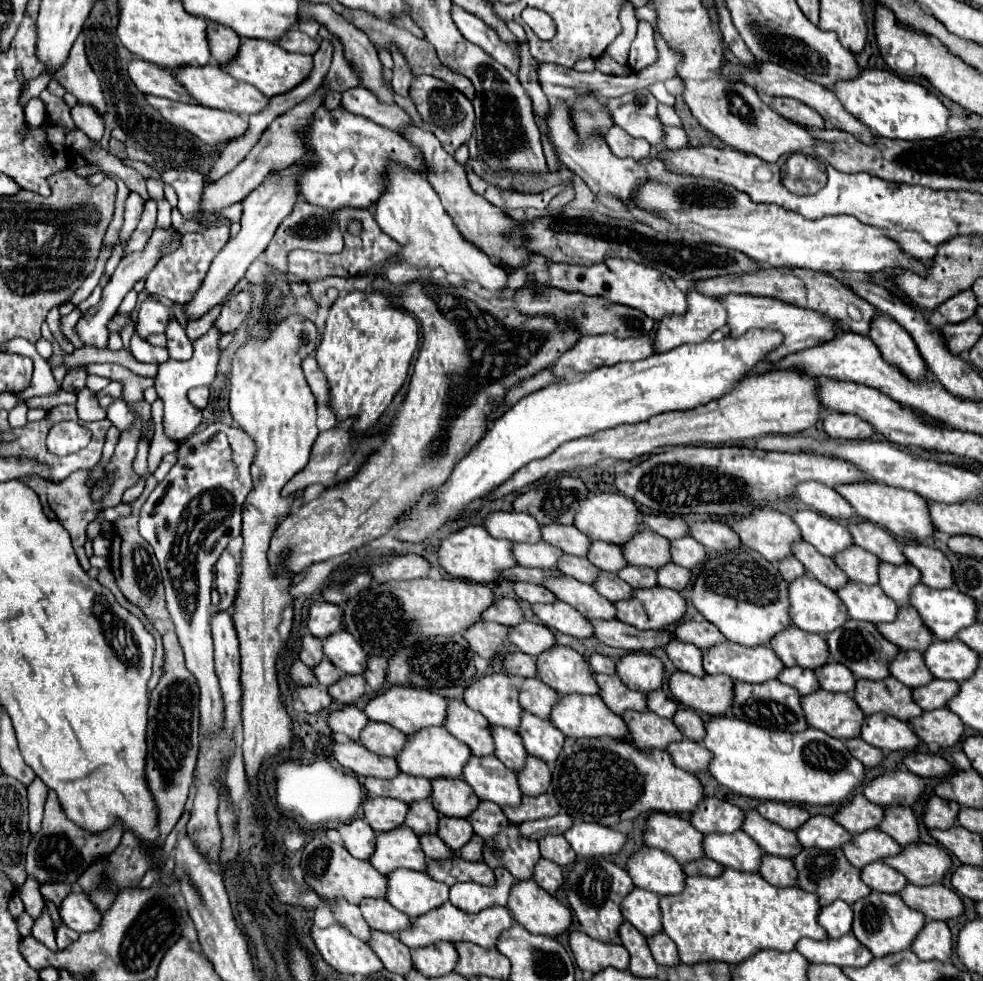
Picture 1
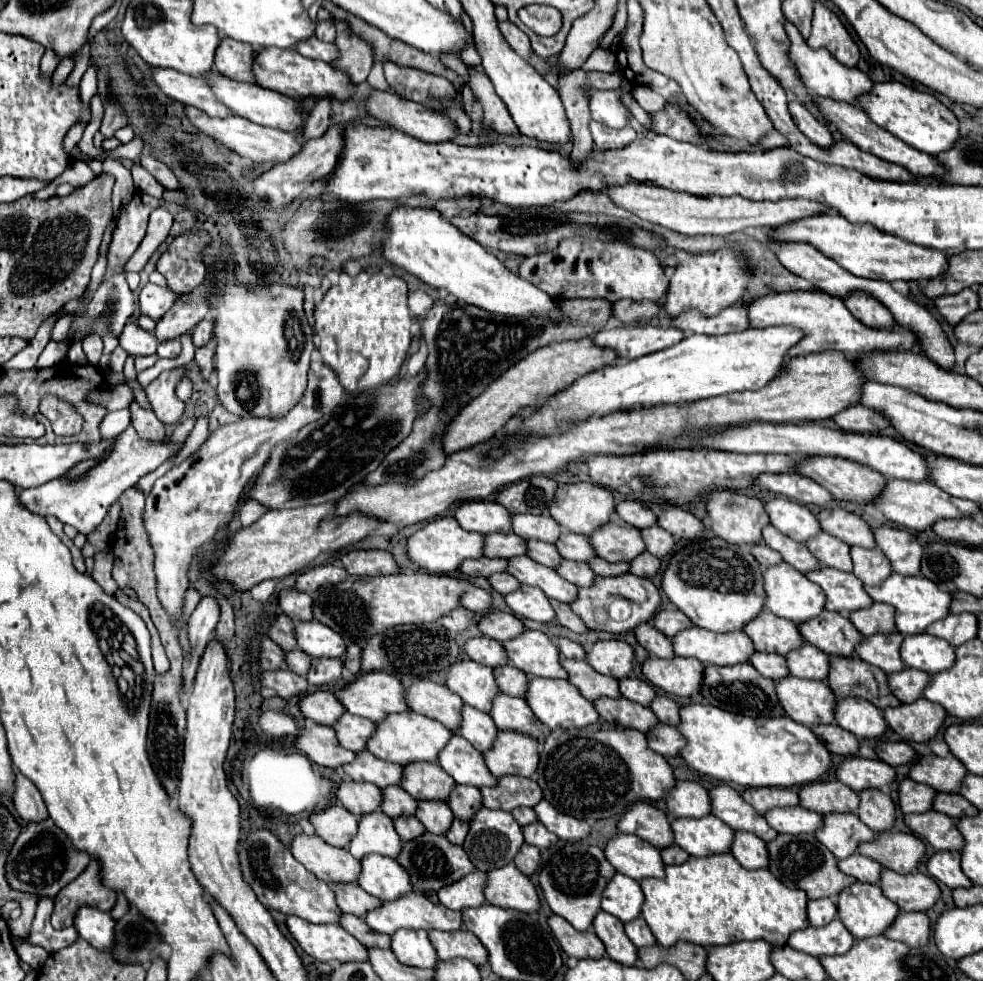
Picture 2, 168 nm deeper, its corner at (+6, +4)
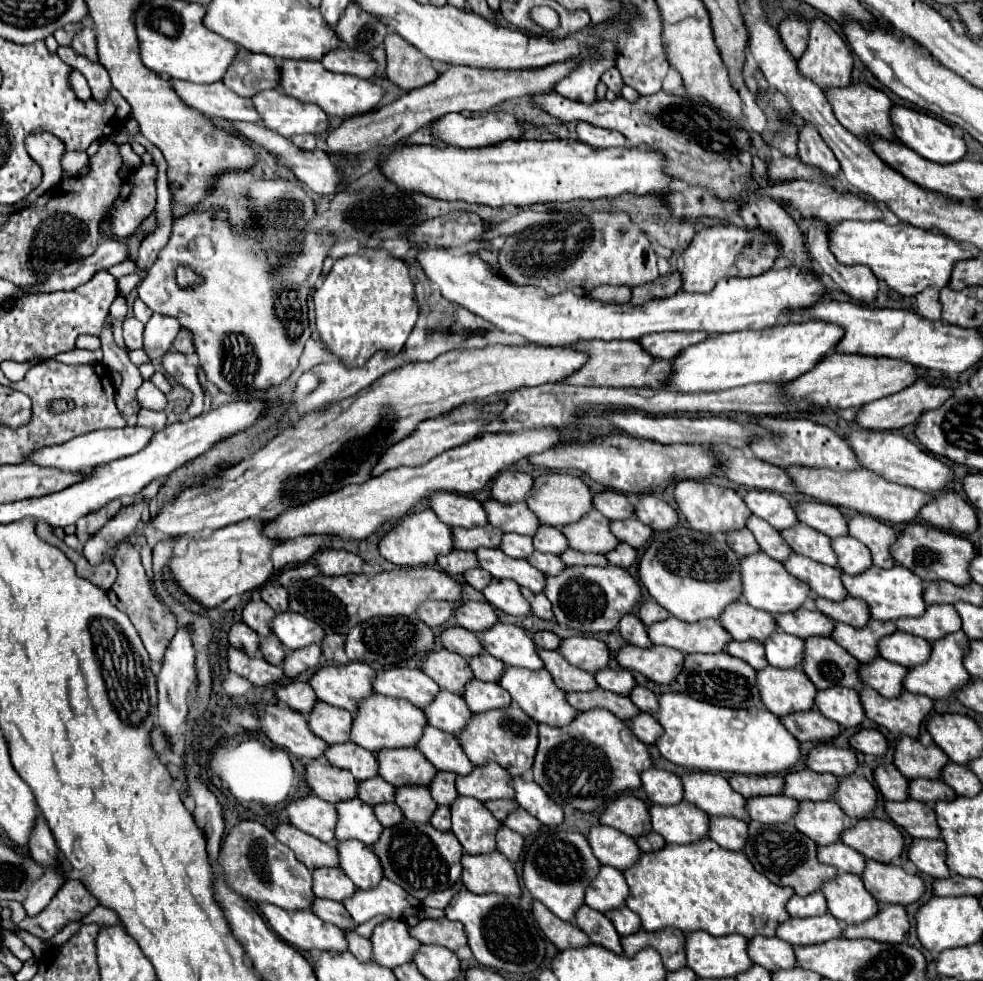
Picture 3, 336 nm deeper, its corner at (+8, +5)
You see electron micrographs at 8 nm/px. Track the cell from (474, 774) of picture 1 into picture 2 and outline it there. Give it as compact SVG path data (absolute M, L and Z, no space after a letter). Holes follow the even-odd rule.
M452 735L442 753L438 753L438 763L448 775L452 775L456 783L478 789L496 785L496 777L486 769L482 753L458 735Z

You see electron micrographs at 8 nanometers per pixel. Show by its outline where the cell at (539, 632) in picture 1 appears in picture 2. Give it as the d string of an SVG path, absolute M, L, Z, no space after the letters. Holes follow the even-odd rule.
M488 611L484 617L478 619L478 629L496 641L506 641L510 637L516 637L524 631L524 625L520 619L516 619L512 613L502 611Z

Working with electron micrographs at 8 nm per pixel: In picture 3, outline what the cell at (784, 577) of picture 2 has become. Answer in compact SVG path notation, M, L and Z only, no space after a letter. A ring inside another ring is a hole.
M764 552L742 558L742 580L744 580L744 598L750 606L758 610L766 610L770 614L786 614L796 612L810 598L810 588L802 580L796 580L782 562L770 558Z

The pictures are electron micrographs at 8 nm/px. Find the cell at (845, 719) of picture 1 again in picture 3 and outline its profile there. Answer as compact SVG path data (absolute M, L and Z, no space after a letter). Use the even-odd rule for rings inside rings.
M802 668L758 670L758 688L766 708L776 716L788 716L794 712L810 712L816 704L816 686L808 680Z

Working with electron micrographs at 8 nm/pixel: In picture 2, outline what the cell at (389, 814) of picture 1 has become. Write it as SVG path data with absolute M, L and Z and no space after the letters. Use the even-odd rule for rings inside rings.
M342 781L334 793L336 803L348 809L352 815L360 817L374 809L380 809L382 793L372 783L356 783L356 781Z

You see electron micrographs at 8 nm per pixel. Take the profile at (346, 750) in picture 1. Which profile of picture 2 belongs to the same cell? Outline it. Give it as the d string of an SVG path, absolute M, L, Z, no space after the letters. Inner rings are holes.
M312 725L310 729L302 727L296 735L296 749L308 755L310 761L322 767L340 767L354 759L352 751L346 751L334 735L332 727L326 725Z

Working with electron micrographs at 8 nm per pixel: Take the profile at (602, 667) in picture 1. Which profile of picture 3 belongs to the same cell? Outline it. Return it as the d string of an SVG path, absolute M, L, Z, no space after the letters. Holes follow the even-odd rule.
M536 632L534 642L538 648L546 648L546 650L558 650L562 644L562 638L558 638L554 632Z

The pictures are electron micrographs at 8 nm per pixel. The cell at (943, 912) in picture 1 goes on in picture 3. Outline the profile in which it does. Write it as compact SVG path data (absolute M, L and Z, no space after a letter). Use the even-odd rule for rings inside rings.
M866 860L862 880L866 890L882 904L908 906L918 902L926 892L924 880L918 874L908 874L900 866L880 864L874 860Z

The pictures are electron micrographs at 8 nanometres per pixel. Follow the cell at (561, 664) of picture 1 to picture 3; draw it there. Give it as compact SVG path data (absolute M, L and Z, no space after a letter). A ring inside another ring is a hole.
M498 622L488 632L480 634L482 646L488 654L502 660L506 666L528 668L528 670L542 670L544 662L538 656L538 648L534 638L528 632L514 624Z

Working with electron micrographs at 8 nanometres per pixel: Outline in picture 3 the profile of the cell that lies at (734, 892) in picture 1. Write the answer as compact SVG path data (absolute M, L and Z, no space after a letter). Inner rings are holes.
M710 838L686 846L668 844L664 850L642 854L634 868L624 870L624 878L630 886L626 906L640 916L642 928L648 932L658 932L662 928L678 928L686 934L696 930L706 930L712 936L742 934L748 940L758 934L776 936L776 928L790 918L786 902L794 896L792 888L776 886L760 872L756 872L744 852L724 850Z

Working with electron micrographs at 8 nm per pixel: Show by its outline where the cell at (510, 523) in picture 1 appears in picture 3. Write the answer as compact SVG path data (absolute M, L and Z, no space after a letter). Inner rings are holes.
M438 492L430 496L428 504L436 512L436 516L452 528L476 528L488 524L488 514L476 498Z

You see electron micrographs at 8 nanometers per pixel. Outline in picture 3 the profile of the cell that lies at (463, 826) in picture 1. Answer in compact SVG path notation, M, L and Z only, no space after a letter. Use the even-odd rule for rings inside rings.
M400 786L396 792L396 804L402 808L404 816L412 822L428 824L438 804L424 786Z

